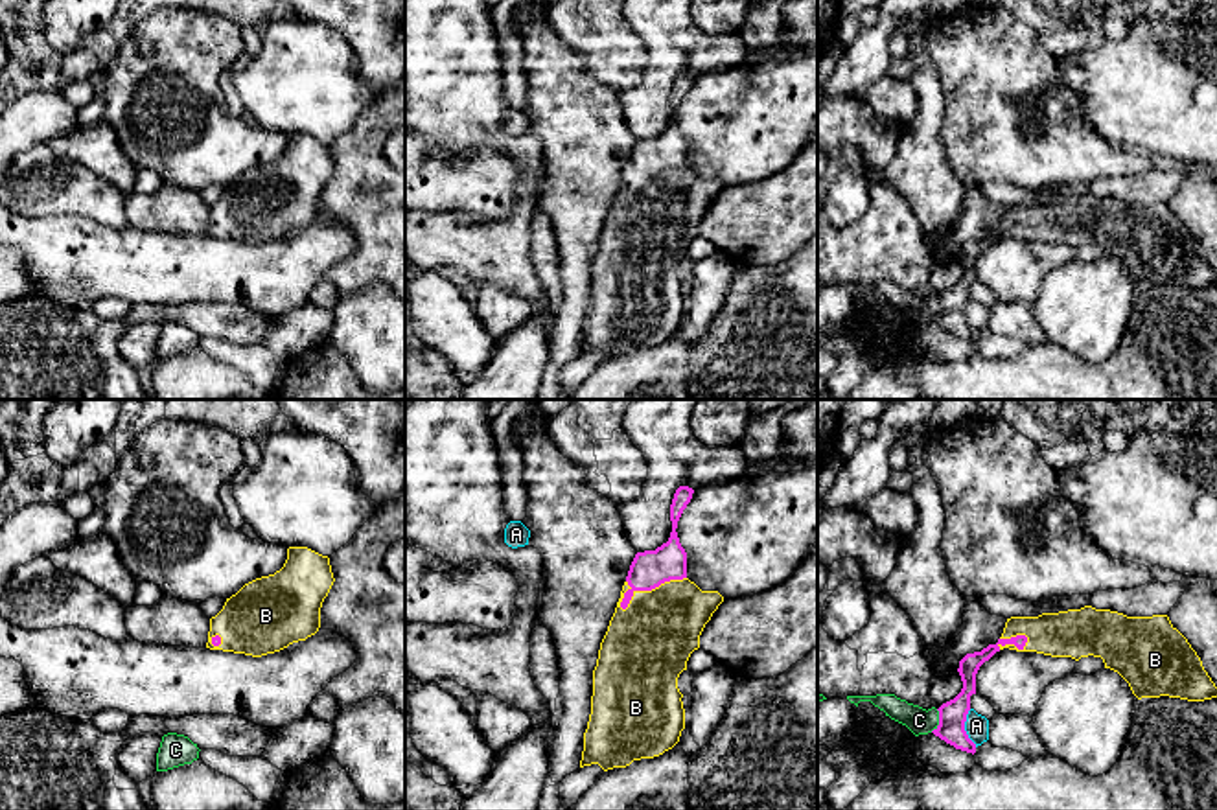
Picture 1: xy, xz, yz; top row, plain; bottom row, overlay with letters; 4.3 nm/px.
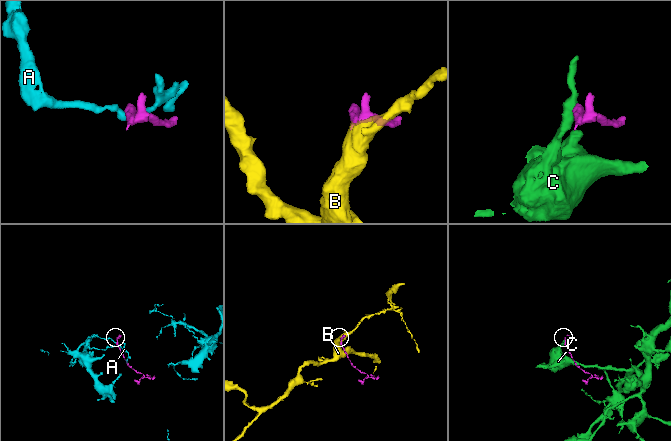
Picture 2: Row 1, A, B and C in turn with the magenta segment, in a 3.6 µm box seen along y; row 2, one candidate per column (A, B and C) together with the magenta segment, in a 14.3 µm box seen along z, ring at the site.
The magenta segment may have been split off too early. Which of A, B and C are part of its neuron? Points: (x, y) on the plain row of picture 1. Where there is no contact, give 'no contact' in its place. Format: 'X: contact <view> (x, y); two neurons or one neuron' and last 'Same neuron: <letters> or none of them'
A: contact yz (963, 315); two neurons
B: contact xz (649, 177); one neuron
C: contact yz (939, 308); two neurons
Same neuron: B

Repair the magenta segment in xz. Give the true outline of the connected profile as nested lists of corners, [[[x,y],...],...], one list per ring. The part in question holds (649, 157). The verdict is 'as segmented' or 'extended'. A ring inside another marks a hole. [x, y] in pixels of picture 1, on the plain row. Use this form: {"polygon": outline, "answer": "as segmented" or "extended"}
{"polygon": [[[679,74],[670,92],[672,120],[655,138],[637,140],[620,179],[615,201],[600,230],[593,258],[593,284],[580,355],[598,352],[604,359],[633,348],[654,346],[672,337],[685,317],[683,282],[678,265],[700,236],[700,223],[724,190],[718,179],[701,179],[687,166],[687,140],[678,125],[678,109],[694,77]]], "answer": "extended"}

